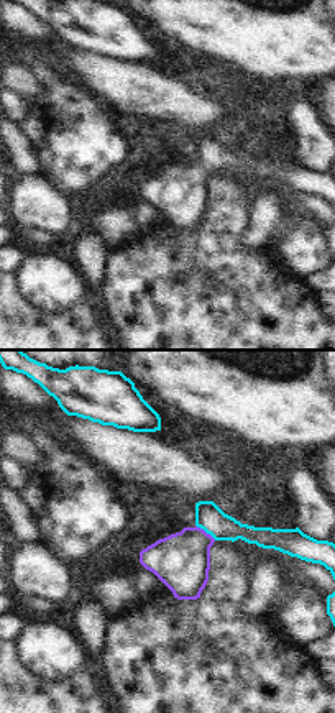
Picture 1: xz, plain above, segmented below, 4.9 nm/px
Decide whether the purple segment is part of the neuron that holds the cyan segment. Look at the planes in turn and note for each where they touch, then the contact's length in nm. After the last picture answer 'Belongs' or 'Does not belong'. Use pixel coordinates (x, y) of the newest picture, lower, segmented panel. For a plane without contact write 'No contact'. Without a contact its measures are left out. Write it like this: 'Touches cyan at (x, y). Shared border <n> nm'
Touches cyan at (206, 531). Shared border 130 nm.

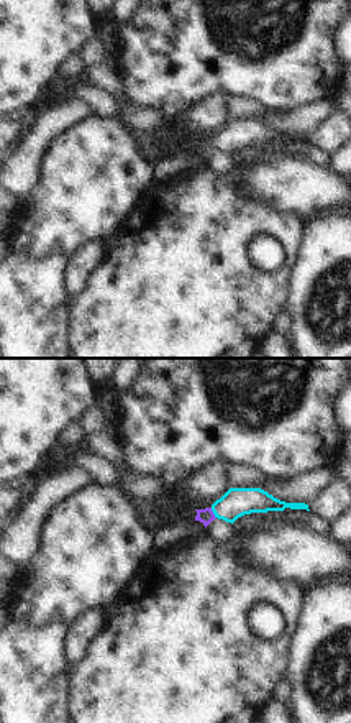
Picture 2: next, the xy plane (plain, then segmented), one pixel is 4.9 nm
Touches cyan at (214, 513). Shared border 60 nm.

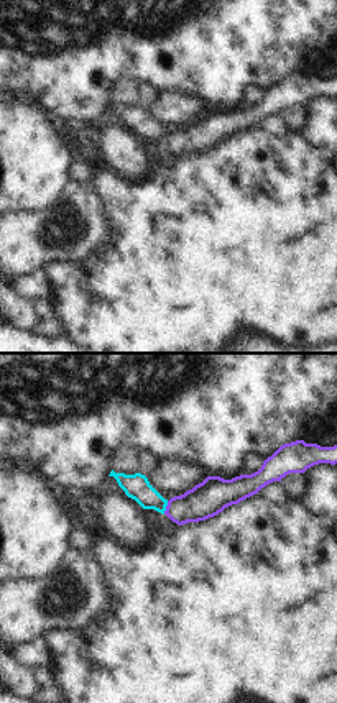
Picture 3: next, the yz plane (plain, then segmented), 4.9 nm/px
Touches cyan at (165, 508). Shared border 70 nm.

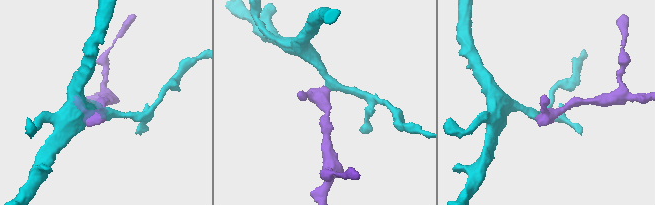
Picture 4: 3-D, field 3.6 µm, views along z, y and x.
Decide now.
Belongs.

